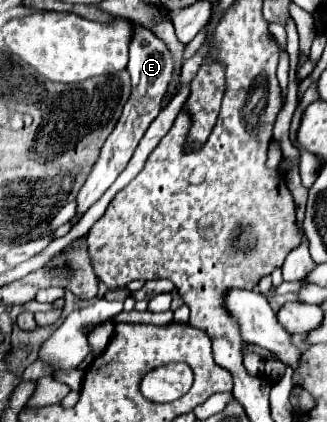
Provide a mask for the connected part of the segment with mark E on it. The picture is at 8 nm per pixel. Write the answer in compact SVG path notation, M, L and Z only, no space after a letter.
M141 27L133 29L131 41L129 41L129 65L127 65L127 71L131 73L131 81L133 81L133 93L123 109L121 121L117 123L115 131L107 137L107 141L101 149L101 157L97 159L97 165L93 167L93 173L89 175L89 181L83 185L81 193L77 195L77 213L71 219L73 225L113 185L113 181L119 177L119 173L127 167L127 163L129 163L135 147L139 145L141 137L145 135L147 127L161 111L161 101L173 79L173 65L175 65L175 59L173 59L173 55L169 55L169 49L161 39L155 39L155 35L151 31L145 31Z

